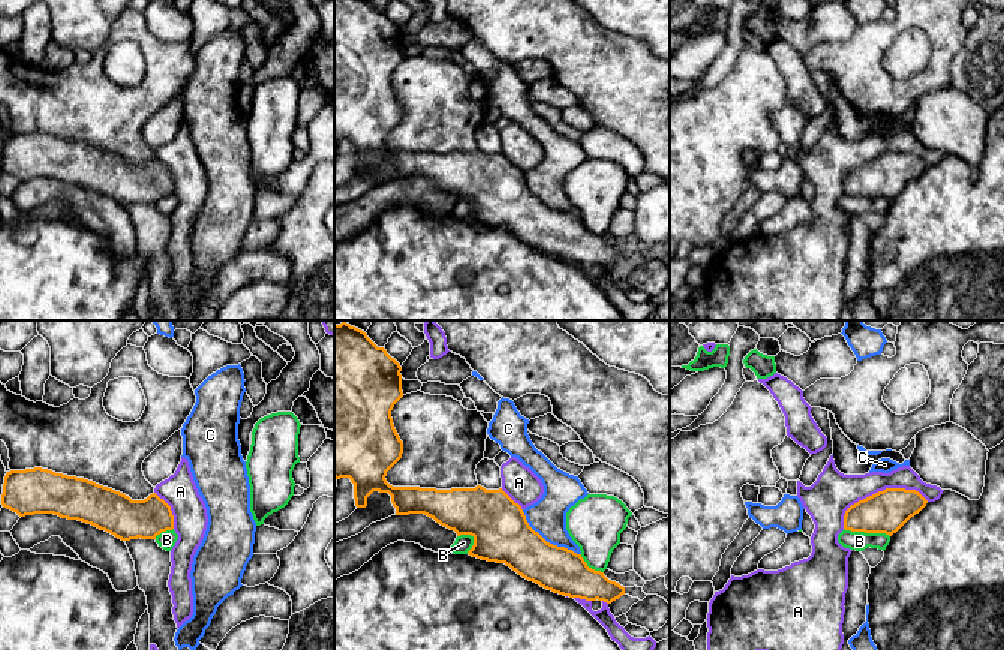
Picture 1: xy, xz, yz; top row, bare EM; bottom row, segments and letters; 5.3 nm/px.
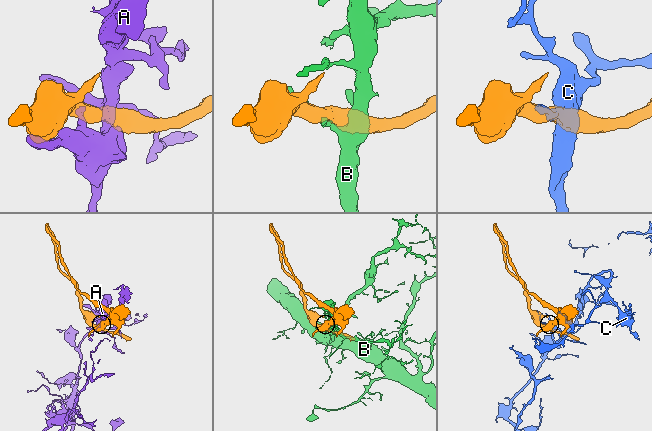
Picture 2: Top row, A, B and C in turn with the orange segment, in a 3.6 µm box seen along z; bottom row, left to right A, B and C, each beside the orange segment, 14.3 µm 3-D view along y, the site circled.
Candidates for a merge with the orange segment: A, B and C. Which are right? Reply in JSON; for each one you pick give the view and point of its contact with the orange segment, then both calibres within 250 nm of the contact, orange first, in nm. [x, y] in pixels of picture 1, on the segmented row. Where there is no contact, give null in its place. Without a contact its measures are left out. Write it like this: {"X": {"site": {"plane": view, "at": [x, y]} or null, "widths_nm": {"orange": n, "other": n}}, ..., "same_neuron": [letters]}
{"same_neuron": []}

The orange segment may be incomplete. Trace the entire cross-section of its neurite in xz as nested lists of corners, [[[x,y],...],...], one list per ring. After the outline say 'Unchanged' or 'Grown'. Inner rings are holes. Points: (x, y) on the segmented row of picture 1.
[[[346,322],[334,325],[334,478],[349,478],[354,484],[354,499],[357,508],[367,506],[367,497],[373,491],[388,493],[396,508],[396,515],[424,514],[441,526],[454,530],[457,536],[471,535],[474,545],[469,556],[505,563],[523,578],[539,584],[554,593],[580,598],[586,601],[604,601],[611,604],[625,595],[625,587],[608,580],[604,572],[587,566],[581,554],[565,547],[547,542],[535,532],[518,503],[515,503],[502,488],[486,490],[481,485],[475,488],[420,488],[420,487],[393,487],[387,482],[387,472],[402,458],[403,442],[400,440],[391,418],[394,404],[403,397],[402,367],[391,358],[384,347],[378,347],[364,331],[351,326]]]. Unchanged

